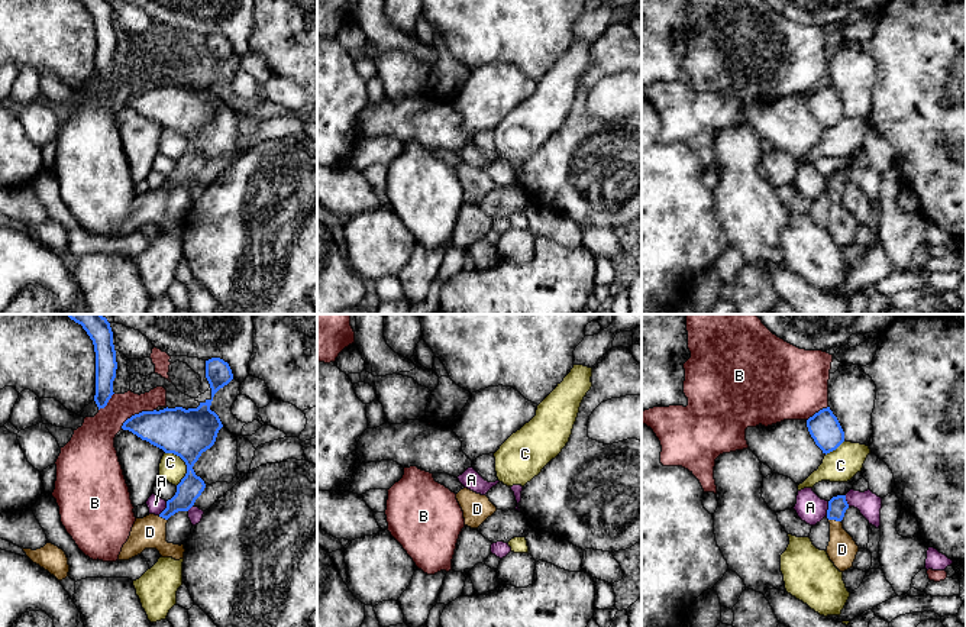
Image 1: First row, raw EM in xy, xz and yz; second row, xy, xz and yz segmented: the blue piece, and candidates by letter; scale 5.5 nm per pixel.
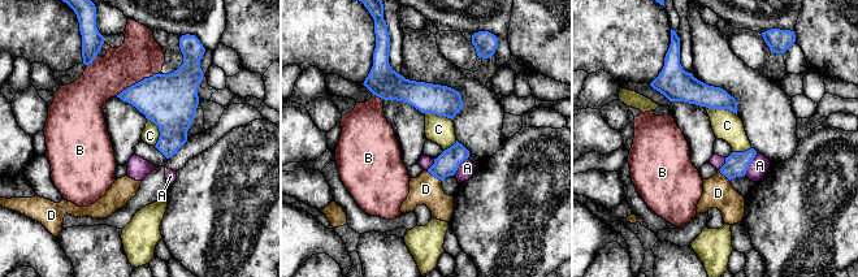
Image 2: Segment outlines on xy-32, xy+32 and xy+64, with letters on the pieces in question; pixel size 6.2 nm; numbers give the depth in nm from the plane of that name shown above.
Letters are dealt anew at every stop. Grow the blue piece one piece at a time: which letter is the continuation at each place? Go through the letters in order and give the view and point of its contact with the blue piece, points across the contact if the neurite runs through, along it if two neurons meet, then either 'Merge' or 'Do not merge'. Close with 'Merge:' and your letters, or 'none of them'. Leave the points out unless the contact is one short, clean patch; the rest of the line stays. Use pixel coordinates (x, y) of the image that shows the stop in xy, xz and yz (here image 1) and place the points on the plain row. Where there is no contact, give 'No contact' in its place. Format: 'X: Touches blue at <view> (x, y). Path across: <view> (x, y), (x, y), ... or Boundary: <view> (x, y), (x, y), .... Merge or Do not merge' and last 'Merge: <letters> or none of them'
A: Touches blue at yz (829, 184). Do not merge
B: Touches blue at xy (136, 90). Do not merge
C: Touches blue at xy (186, 139). Do not merge
D: Touches blue at yz (834, 194). Path across: yz (837, 181), (834, 194), (842, 225). Merge
Merge: D

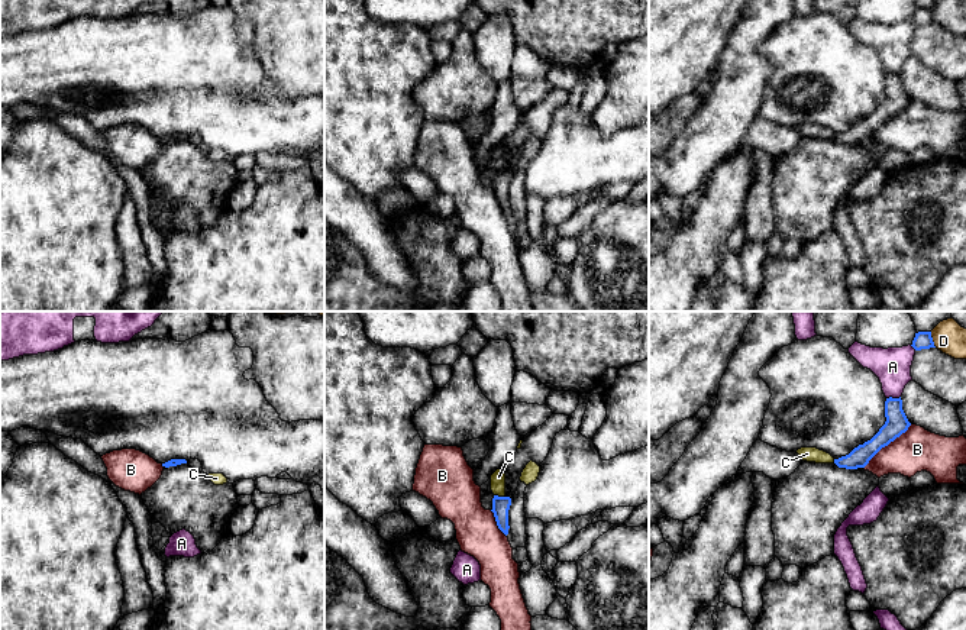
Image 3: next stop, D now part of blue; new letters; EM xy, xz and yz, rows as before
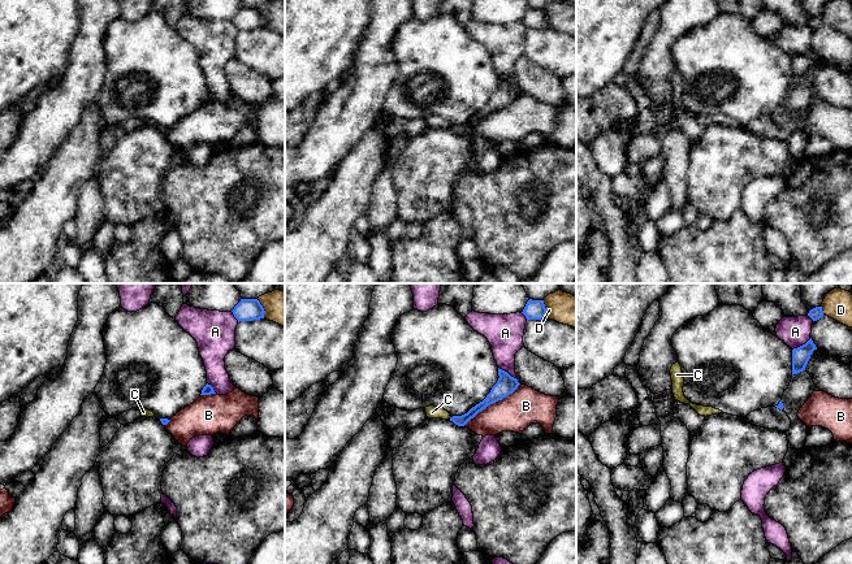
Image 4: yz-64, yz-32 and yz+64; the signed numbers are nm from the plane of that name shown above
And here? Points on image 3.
A: Touches blue at yz (891, 73). Do not merge
B: Touches blue at yz (887, 120). Boundary: yz (911, 100), (885, 120), (863, 144). Do not merge
C: Touches blue at xz (497, 171). Boundary: xz (494, 170), (503, 173). Do not merge
D: Touches blue at yz (931, 15). Do not merge
Merge: none of them

